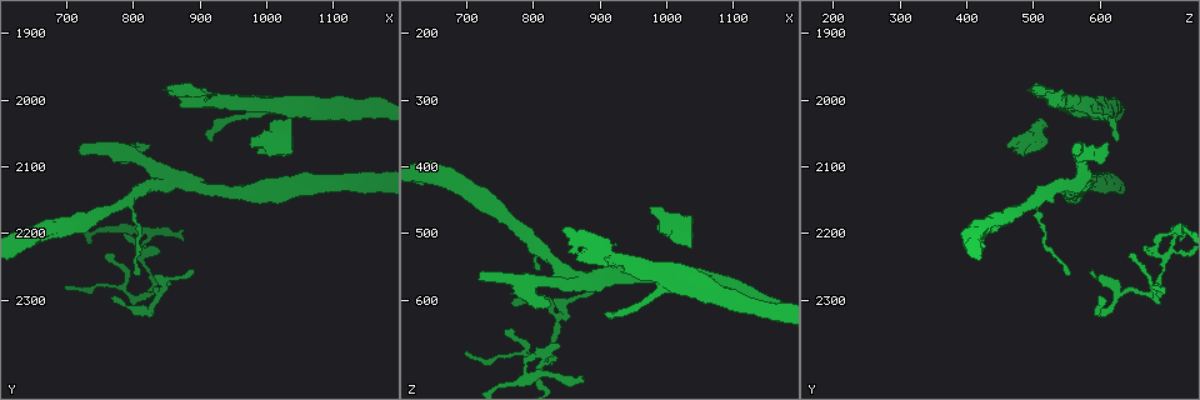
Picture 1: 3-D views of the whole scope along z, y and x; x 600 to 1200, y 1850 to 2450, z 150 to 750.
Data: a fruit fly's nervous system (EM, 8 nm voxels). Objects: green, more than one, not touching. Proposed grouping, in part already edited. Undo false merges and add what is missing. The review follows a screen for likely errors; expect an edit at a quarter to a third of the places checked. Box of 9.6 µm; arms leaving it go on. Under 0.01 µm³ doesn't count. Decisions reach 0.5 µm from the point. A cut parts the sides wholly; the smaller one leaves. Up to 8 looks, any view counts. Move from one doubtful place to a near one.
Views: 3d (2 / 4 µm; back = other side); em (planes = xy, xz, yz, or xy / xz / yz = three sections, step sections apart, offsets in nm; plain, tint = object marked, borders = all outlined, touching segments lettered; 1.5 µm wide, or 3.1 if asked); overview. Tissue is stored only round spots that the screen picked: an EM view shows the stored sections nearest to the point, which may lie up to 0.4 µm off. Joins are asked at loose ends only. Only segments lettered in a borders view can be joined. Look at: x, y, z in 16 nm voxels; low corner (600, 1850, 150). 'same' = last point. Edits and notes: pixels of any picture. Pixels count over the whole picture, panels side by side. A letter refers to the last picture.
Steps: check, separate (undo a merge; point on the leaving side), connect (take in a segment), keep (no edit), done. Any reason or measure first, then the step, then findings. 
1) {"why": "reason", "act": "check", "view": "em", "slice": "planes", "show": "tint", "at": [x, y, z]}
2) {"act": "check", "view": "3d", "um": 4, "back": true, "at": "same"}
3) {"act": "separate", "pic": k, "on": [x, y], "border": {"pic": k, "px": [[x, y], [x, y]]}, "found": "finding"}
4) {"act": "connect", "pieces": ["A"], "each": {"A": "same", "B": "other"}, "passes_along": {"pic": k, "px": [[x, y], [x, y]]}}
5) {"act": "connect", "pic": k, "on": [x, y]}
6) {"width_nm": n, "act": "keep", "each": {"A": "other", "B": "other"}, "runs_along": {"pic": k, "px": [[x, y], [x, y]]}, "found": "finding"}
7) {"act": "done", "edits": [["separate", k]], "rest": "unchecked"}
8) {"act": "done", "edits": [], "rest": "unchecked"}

{"why": "tapers out", "act": "check", "view": "3d", "um": 2, "at": [915, 2060, 625]}

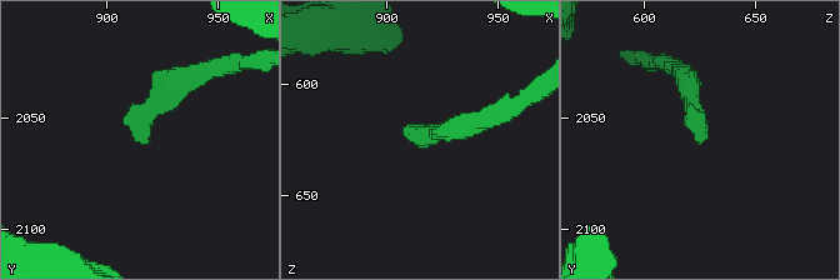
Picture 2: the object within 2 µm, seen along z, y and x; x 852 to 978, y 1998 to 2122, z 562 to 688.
{"why": "shape alone is not enough", "act": "check", "view": "em", "slice": "planes", "show": "borders", "at": [913, 2062, 626]}

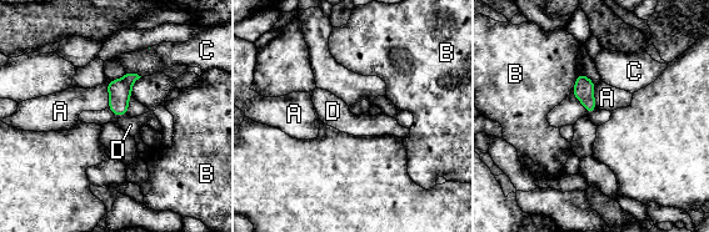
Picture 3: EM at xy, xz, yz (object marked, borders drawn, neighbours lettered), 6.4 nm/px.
{"act": "keep", "each": {"A": "other", "B": "other", "C": "other", "D": "other"}, "border": {"pic": 3, "px": [[108, 107], [116, 115], [126, 115]]}, "found": "no lettered segment goes on from it"}

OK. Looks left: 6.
{"why": "three arms meet", "act": "check", "view": "em", "slice": "xy", "step": 8, "show": "tint", "at": [820, 2290, 680]}

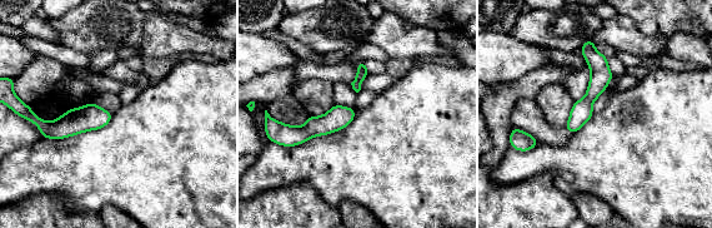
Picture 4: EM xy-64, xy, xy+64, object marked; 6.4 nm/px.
{"why": "another direction", "act": "check", "view": "em", "slice": "planes", "show": "borders", "at": "same"}

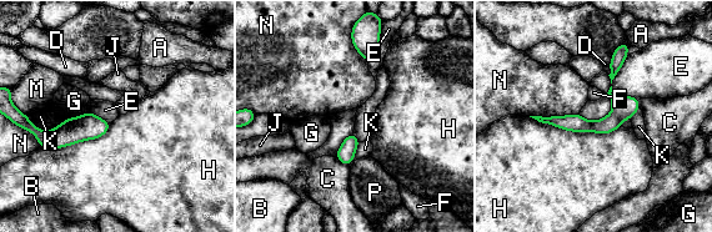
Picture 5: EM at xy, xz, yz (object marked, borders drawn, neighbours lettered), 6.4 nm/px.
{"width_nm": 110, "act": "keep", "each": {"A": "other", "B": "other", "C": "other", "D": "other", "E": "other", "F": "other", "G": "other", "H": "other", "J": "other", "K": "other", "M": "other", "N": "other", "P": "other"}, "runs_along": {"pic": 5, "px": [[636, 101], [605, 126], [545, 120]]}, "found": "all the same cell"}

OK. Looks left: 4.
{"why": "an open end", "act": "check", "view": "3d", "um": 2, "back": true, "at": [895, 2260, 585]}

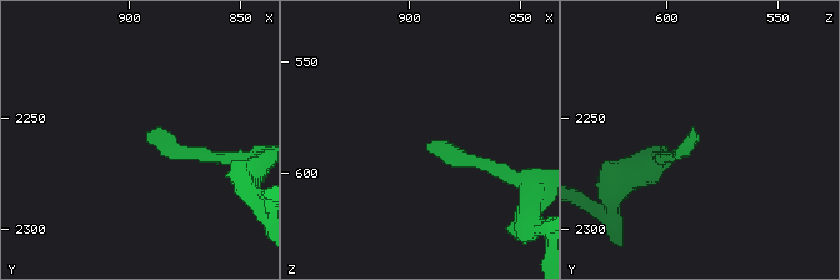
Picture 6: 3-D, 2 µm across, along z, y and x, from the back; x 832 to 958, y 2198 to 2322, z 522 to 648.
{"why": "shape alone is not enough", "act": "check", "view": "em", "slice": "xz", "step": 8, "show": "borders", "at": [892, 2259, 589]}

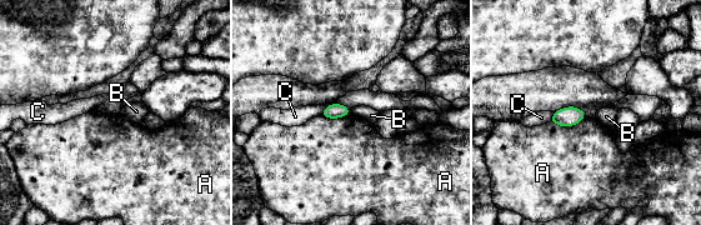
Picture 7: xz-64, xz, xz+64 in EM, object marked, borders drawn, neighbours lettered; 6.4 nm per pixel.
{"act": "keep", "each": {"A": "other", "B": "other", "C": "other"}, "border": {"pic": 7, "px": [[350, 109], [352, 113]]}, "found": "no lettered segment goes on from it"}

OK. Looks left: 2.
{"act": "done", "edits": [], "rest": "unchecked"}

